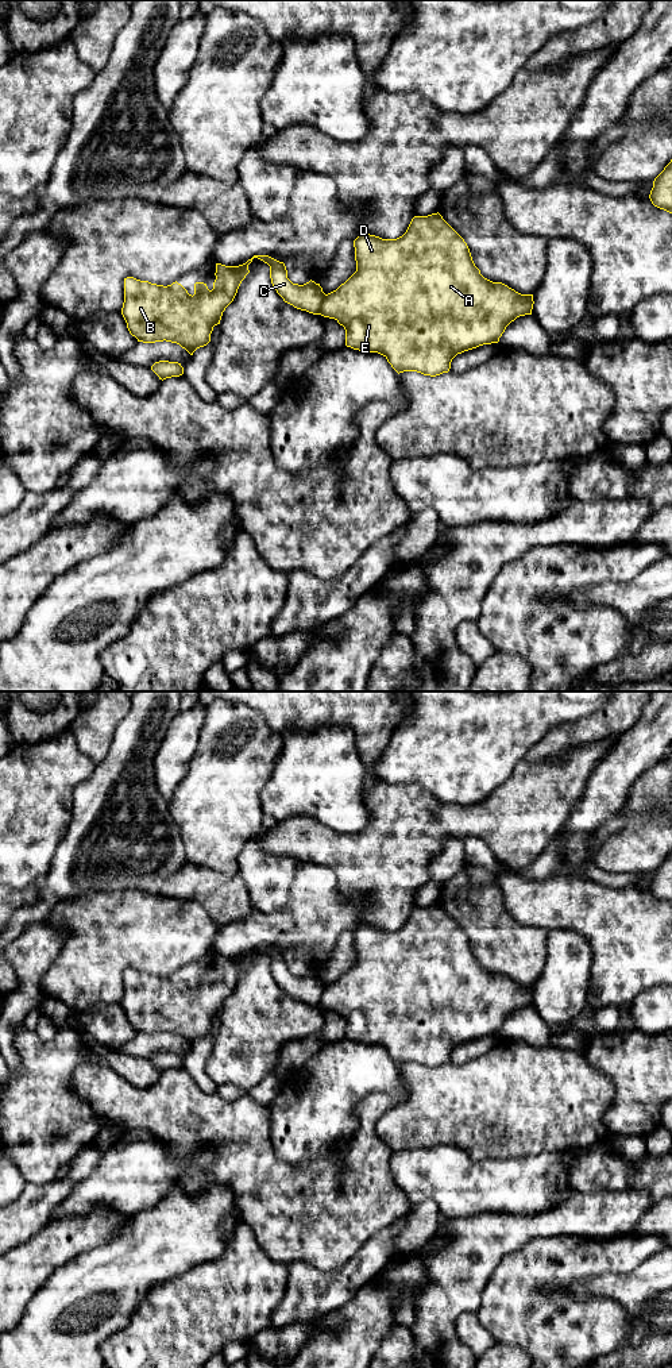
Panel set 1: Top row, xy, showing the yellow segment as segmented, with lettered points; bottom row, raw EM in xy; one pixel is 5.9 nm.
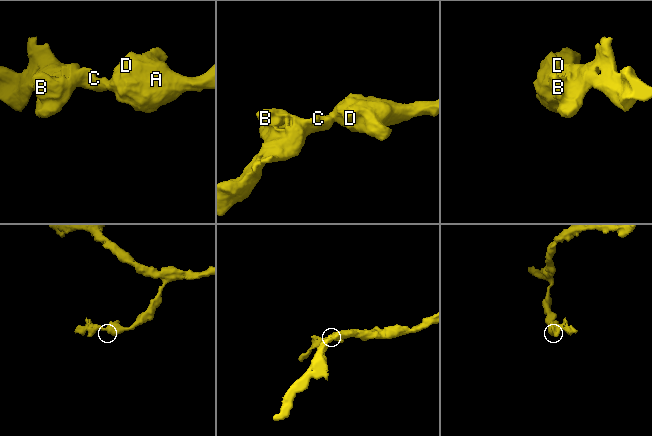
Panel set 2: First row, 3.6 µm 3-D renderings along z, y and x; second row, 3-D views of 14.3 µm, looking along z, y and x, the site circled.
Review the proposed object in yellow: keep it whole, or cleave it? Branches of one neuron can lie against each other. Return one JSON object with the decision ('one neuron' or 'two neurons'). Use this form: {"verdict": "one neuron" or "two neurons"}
{"verdict": "two neurons"}

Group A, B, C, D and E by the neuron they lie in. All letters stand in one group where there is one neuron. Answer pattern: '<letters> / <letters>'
A D E / B C

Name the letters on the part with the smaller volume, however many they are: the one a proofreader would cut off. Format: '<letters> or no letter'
B, C

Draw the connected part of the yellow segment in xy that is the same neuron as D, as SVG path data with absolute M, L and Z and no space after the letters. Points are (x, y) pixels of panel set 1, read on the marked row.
M437 213L428 216L414 216L406 232L397 239L382 239L370 234L360 234L354 240L356 271L336 290L324 296L320 315L335 319L345 330L345 346L359 351L378 352L383 355L391 367L399 374L403 371L417 371L424 375L436 377L448 373L452 359L464 351L483 344L498 343L506 327L520 316L532 315L533 294L521 294L502 282L493 282L480 274L475 266L470 248L464 239Z

